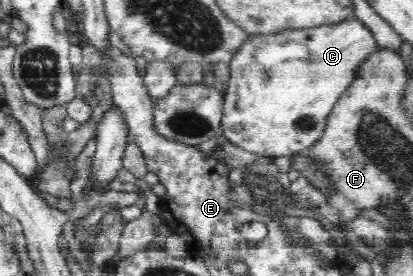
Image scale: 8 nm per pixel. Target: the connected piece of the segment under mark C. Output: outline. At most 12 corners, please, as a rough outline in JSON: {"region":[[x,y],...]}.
{"region":[[356,18],[248,34],[223,136],[311,148],[379,44]]}

